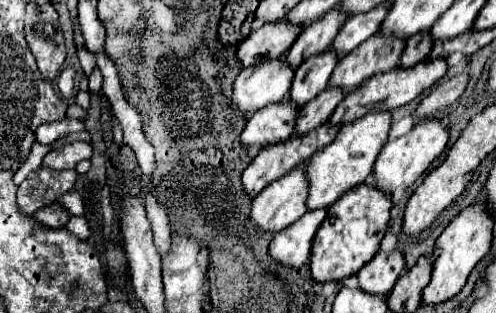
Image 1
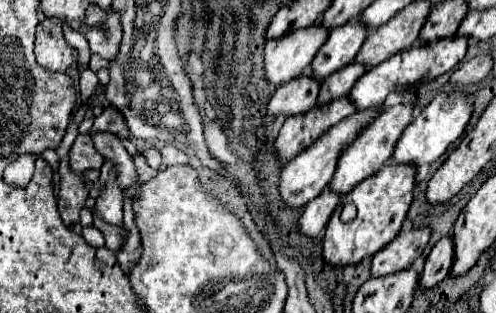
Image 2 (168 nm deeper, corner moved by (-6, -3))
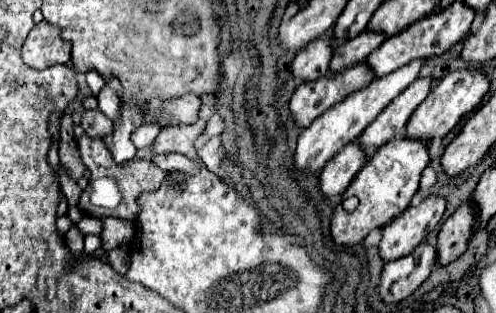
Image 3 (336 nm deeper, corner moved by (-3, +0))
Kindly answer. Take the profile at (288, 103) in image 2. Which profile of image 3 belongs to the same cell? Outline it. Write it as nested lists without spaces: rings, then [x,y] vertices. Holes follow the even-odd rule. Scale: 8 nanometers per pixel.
[[[317,39],[315,43],[309,43],[307,49],[299,51],[291,63],[291,73],[295,79],[307,83],[307,81],[315,81],[323,75],[327,75],[327,67],[329,67],[329,59],[331,59],[331,45],[329,41],[321,41]]]

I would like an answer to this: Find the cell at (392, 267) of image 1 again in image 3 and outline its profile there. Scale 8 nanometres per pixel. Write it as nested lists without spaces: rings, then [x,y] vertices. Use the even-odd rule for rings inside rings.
[[[427,197],[417,207],[405,209],[395,223],[383,227],[383,237],[379,243],[379,255],[385,263],[409,255],[429,231],[433,231],[445,211],[445,199]]]

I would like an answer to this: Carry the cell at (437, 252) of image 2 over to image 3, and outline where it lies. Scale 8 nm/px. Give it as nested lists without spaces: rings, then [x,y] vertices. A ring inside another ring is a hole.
[[[471,203],[459,207],[441,227],[437,237],[437,263],[447,265],[463,255],[471,239]]]

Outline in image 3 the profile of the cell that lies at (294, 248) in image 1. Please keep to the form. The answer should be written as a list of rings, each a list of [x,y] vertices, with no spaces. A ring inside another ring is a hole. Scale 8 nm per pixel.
[[[353,141],[345,147],[345,151],[337,153],[327,167],[319,173],[319,191],[325,199],[331,199],[335,195],[341,195],[353,177],[359,173],[359,169],[365,163],[365,155],[359,149],[359,143]]]

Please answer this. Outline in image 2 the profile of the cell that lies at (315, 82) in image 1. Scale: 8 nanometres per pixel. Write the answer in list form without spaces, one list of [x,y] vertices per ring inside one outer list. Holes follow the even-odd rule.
[[[358,20],[346,22],[346,26],[338,26],[338,30],[332,30],[328,40],[312,60],[312,76],[324,80],[334,70],[350,64],[356,58],[364,38],[366,28]]]

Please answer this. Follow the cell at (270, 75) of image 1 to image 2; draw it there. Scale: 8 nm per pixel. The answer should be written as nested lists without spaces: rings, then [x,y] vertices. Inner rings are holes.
[[[314,22],[308,28],[268,40],[264,50],[266,80],[272,86],[280,86],[296,76],[302,76],[306,66],[314,60],[316,50],[326,42],[328,34],[328,30],[322,30],[322,26]]]

